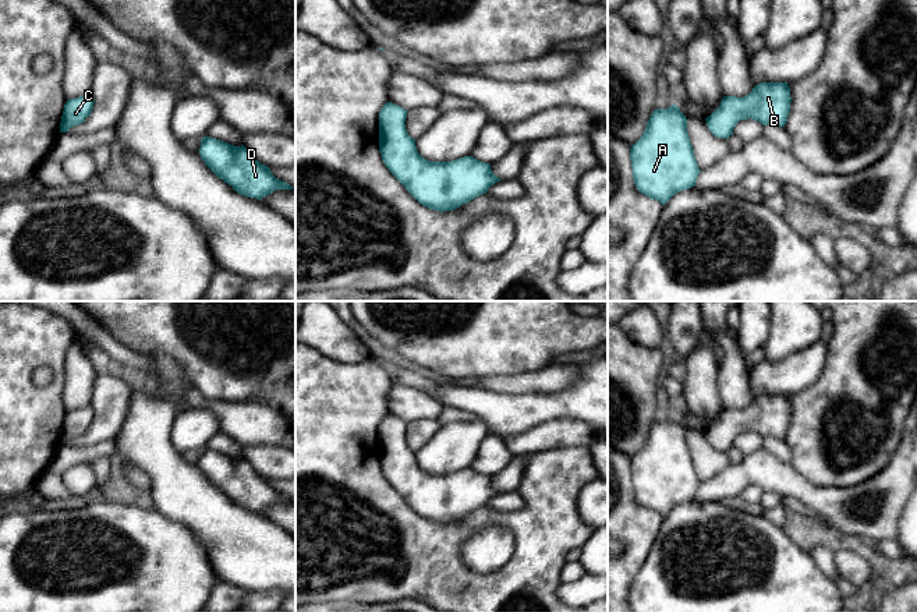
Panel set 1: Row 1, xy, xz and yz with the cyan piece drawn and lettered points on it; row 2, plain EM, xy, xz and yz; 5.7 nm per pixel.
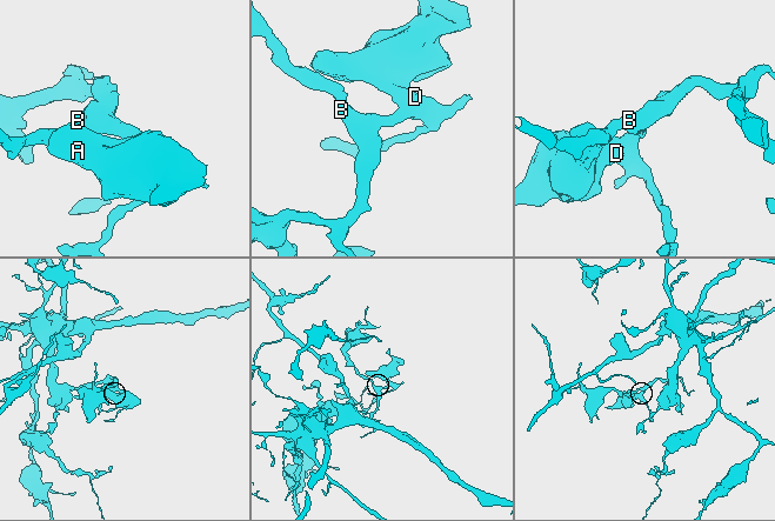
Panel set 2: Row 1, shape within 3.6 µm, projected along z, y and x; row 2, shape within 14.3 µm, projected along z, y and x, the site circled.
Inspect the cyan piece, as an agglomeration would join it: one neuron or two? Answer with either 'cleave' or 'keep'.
keep

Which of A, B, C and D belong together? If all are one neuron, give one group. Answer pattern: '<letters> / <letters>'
A B C D

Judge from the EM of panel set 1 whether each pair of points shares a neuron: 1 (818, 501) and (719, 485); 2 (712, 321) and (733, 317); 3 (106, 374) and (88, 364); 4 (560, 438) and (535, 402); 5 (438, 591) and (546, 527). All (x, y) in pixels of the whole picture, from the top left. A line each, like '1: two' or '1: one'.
1: one
2: two
3: two
4: two
5: one

